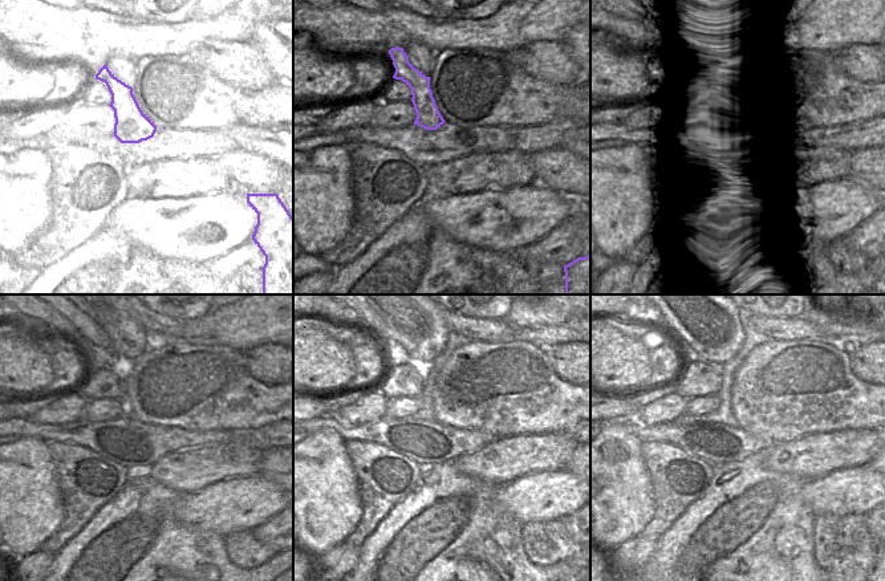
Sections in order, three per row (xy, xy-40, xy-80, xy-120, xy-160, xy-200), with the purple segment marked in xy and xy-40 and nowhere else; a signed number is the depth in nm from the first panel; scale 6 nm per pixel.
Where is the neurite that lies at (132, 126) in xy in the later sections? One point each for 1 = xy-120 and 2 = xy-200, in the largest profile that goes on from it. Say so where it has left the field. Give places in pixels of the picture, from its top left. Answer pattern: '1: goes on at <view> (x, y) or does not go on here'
1: goes on at xy-120 (96, 344)
2: goes on at xy-200 (658, 321)

